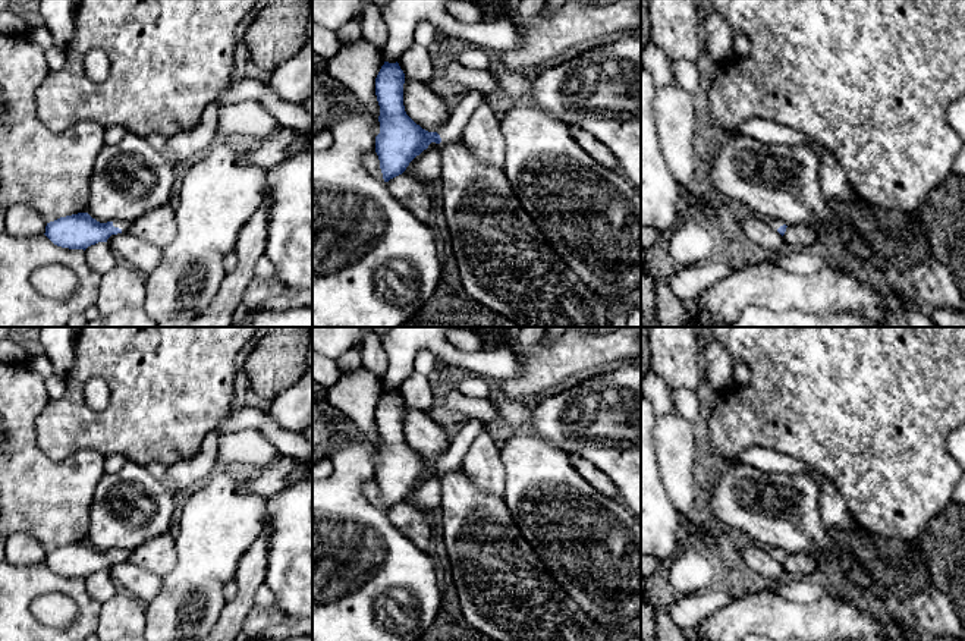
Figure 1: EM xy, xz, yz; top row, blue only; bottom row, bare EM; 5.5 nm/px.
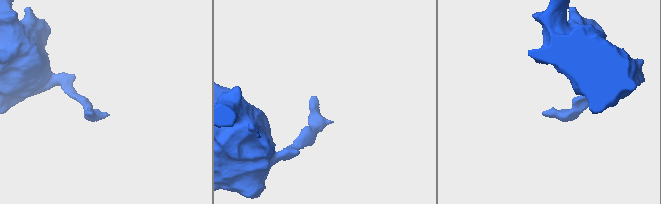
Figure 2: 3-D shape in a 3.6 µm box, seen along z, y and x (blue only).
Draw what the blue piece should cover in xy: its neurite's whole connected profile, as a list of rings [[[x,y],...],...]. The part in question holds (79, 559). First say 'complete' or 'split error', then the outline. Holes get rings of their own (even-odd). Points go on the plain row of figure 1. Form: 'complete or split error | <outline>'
split error | [[[78,541],[47,552],[44,563],[57,575],[85,579],[107,571],[111,563],[128,560],[129,554],[129,550],[100,552],[88,541]]]

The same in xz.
split error | [[[384,390],[375,406],[375,424],[380,434],[375,481],[384,510],[402,503],[431,471],[459,468],[472,442],[485,430],[485,424],[475,418],[465,421],[450,439],[447,452],[437,461],[428,461],[406,443],[403,412],[405,402],[399,392]]]

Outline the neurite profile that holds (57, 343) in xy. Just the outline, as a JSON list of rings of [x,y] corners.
[[[40,327],[37,348],[41,349],[59,377],[69,377],[76,368],[76,330],[73,327]]]

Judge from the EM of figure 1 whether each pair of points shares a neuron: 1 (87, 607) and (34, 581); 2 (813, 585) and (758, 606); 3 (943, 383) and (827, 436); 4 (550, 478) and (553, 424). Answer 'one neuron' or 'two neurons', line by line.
1: one neuron
2: two neurons
3: one neuron
4: two neurons

